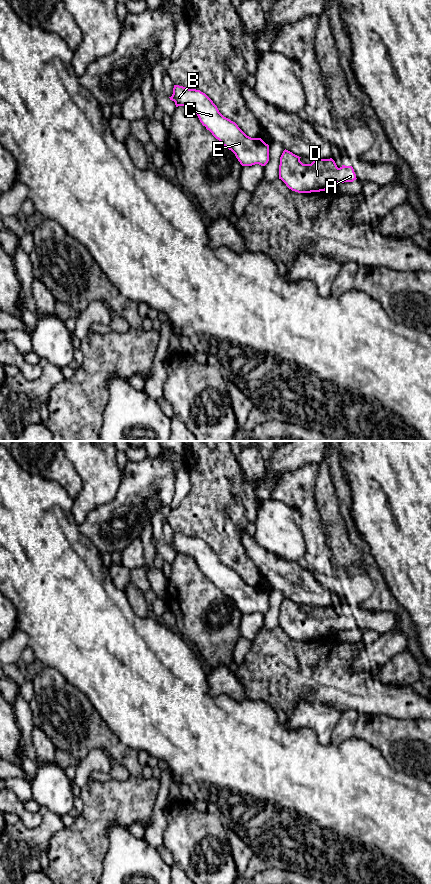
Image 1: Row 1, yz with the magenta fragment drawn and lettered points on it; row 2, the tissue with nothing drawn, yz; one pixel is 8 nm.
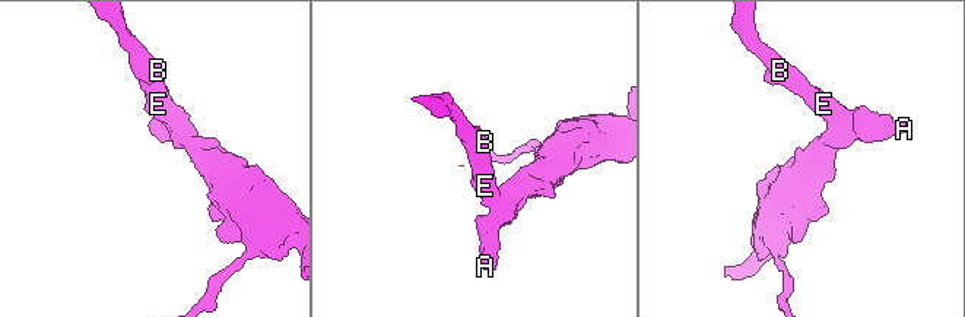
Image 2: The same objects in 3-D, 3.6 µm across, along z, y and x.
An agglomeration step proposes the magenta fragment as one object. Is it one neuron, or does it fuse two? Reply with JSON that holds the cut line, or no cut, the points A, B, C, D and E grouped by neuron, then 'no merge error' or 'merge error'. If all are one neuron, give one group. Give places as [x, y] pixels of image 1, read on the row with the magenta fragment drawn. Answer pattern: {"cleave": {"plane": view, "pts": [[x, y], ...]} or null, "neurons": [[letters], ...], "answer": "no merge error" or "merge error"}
{"cleave": null, "neurons": [["A", "B", "C", "D", "E"]], "answer": "no merge error"}

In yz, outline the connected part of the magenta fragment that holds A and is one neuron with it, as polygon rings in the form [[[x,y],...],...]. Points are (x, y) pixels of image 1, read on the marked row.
[[[284,150],[280,157],[279,179],[292,191],[298,193],[320,192],[335,188],[337,183],[353,182],[356,174],[352,166],[337,167],[335,161],[330,159],[314,159],[311,164],[303,164],[299,156]]]

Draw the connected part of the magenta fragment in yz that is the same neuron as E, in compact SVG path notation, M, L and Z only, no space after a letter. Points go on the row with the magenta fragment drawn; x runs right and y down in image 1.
M174 85L173 94L169 97L175 102L176 107L186 106L191 108L198 116L203 126L218 139L223 146L231 150L242 166L252 166L259 164L265 166L269 161L269 145L261 138L251 138L247 136L238 125L230 119L224 117L213 101L203 92L196 89L189 89L183 86Z

